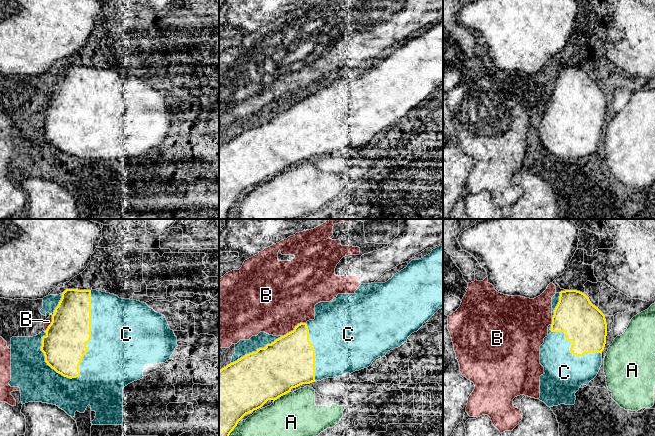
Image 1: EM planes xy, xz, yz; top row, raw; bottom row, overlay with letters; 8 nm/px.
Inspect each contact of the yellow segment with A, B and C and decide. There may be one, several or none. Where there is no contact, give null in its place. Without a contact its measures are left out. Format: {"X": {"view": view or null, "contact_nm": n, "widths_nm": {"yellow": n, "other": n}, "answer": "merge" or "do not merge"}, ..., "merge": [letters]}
{"A": {"view": "xz", "contact_nm": 160, "widths_nm": {"yellow": 420, "other": 440}, "answer": "do not merge"}, "B": {"view": "xz", "contact_nm": 240, "widths_nm": {"yellow": 400, "other": 460}, "answer": "do not merge"}, "C": {"view": "xy", "contact_nm": 750, "widths_nm": {"yellow": 360, "other": 500}, "answer": "merge"}, "merge": ["C"]}

